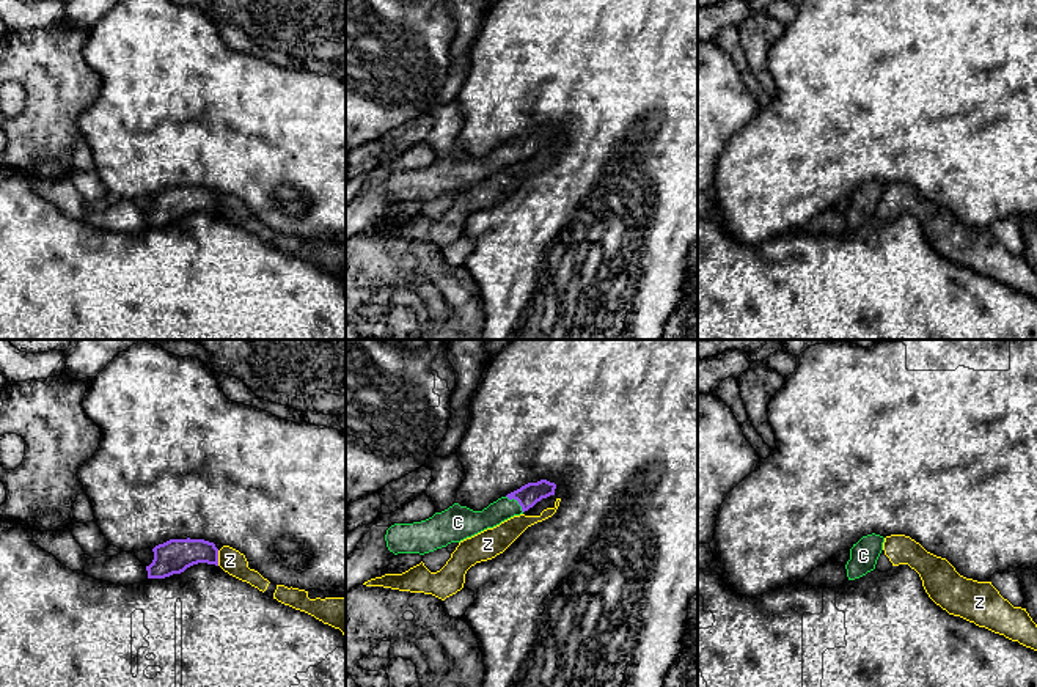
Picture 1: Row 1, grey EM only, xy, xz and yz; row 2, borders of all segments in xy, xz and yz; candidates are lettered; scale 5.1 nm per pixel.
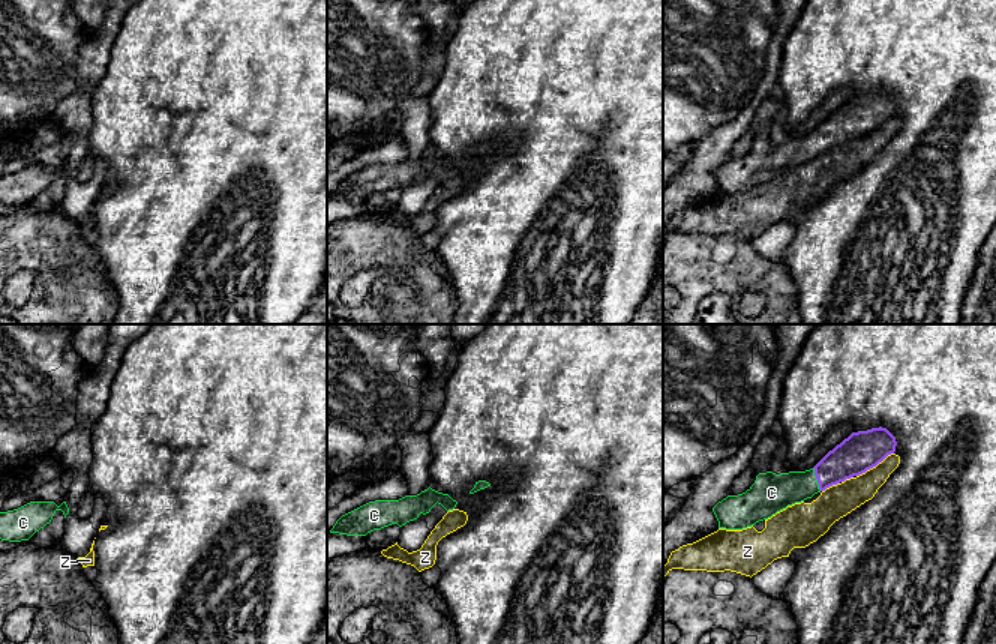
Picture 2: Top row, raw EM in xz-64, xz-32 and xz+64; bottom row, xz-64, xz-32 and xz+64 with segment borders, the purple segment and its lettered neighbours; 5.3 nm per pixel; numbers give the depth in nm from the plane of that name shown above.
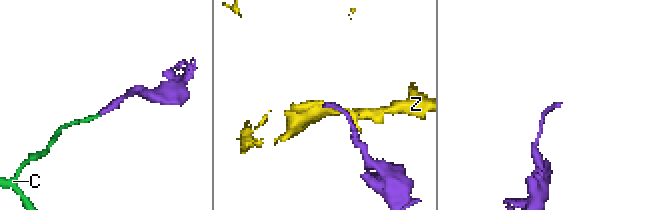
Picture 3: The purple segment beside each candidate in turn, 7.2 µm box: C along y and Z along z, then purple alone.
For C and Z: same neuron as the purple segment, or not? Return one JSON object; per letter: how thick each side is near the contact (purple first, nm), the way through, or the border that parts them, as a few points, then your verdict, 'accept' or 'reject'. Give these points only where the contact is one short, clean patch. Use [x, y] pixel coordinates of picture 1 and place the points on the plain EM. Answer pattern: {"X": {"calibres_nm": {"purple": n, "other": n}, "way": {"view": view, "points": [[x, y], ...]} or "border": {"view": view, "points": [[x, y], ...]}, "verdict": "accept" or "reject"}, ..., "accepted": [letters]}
{"C": {"calibres_nm": {"purple": 110, "other": 120}, "way": {"view": "xz", "points": [[530, 142], [517, 148], [502, 157]]}, "verdict": "accept"}, "Z": {"calibres_nm": {"purple": 180, "other": 120}, "verdict": "reject"}, "accepted": ["C"]}

